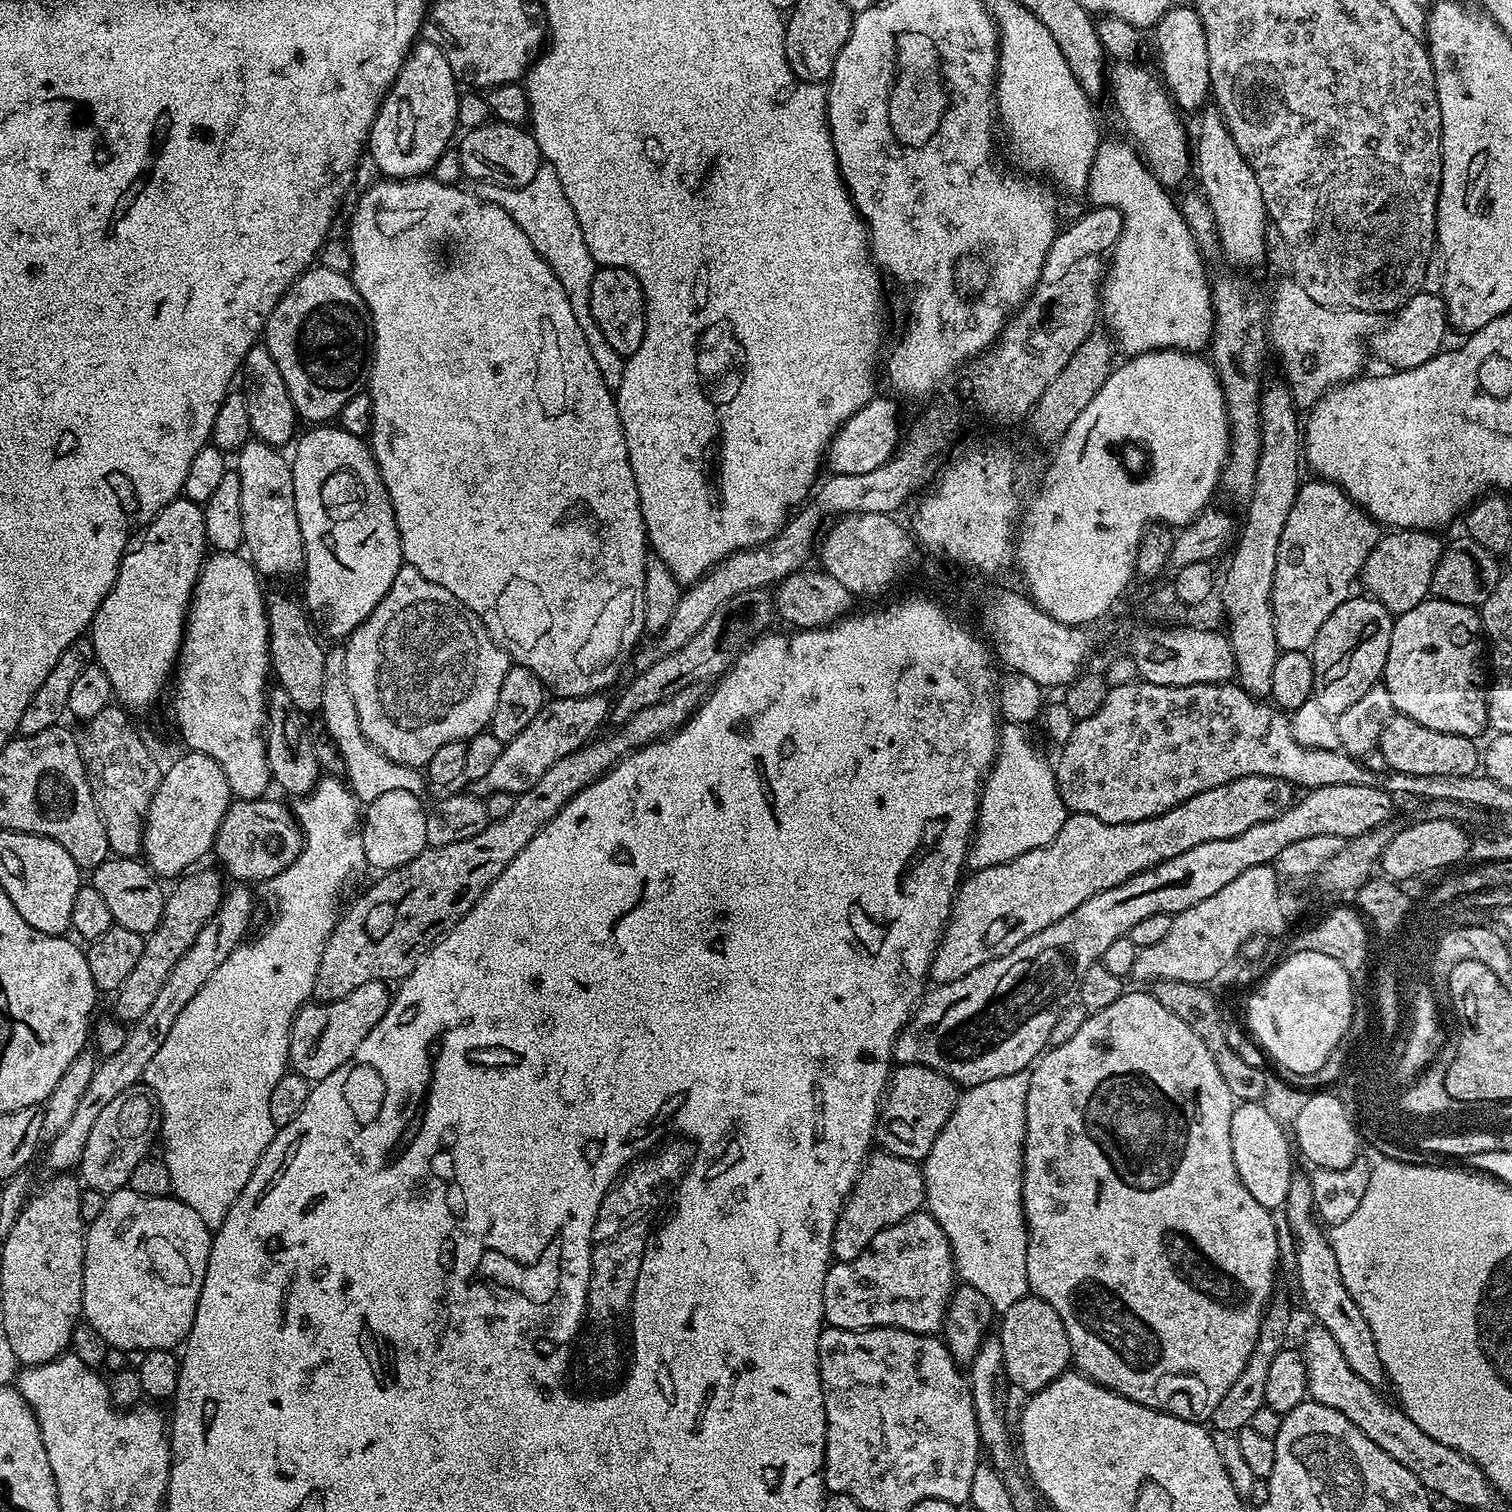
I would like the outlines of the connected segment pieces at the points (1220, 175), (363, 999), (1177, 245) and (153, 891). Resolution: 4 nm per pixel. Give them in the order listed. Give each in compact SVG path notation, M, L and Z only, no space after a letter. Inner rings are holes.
M1208 106L1199 113L1200 137L1194 140L1194 164L1200 168L1202 194L1212 208L1219 251L1224 251L1236 264L1252 268L1265 263L1267 230L1270 227L1262 186L1254 178L1254 170L1242 158L1219 108Z
M385 981L366 982L337 1000L309 1002L296 1013L290 1030L288 1063L291 1071L302 1078L315 1082L334 1074L362 1046L362 1038L378 1026L386 1014L390 999L390 988Z
M1101 139L1086 185L1086 193L1093 200L1093 205L1117 208L1124 219L1124 228L1116 240L1116 247L1111 249L1110 263L1100 285L1103 327L1110 333L1115 347L1119 351L1121 348L1128 358L1140 356L1143 352L1160 352L1163 348L1203 353L1212 343L1216 317L1212 309L1212 280L1204 265L1205 253L1194 238L1186 218L1180 213L1180 205L1173 193L1153 174L1145 157L1125 140Z
M116 856L103 860L100 865L91 869L90 876L92 876L90 877L92 888L98 890L98 894L102 894L102 899L110 909L115 927L134 930L141 934L156 929L162 918L166 892L165 889L160 889L161 881L147 863L131 856Z

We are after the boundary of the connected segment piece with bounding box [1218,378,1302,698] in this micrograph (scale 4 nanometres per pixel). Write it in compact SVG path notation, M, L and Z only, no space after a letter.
M1280 378L1265 379L1260 389L1262 450L1258 458L1258 478L1254 478L1254 490L1246 505L1248 517L1239 525L1234 547L1227 557L1224 581L1218 584L1220 604L1228 615L1226 635L1234 652L1234 680L1255 698L1271 697L1274 662L1281 653L1274 634L1272 587L1282 526L1286 526L1286 518L1290 518L1290 506L1294 506L1302 483L1302 428L1298 420L1296 424L1296 415L1296 401L1287 383Z

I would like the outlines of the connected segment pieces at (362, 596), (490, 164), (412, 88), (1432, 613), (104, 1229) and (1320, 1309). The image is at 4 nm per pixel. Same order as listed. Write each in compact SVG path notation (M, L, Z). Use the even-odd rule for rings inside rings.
M312 426L309 428L312 429L304 437L301 435L295 441L294 449L296 448L296 453L291 453L290 456L292 473L294 474L294 506L298 510L298 526L302 530L302 546L304 547L304 570L302 573L304 596L302 595L302 600L310 613L311 619L317 625L320 623L332 636L346 638L363 620L368 619L369 614L374 610L374 606L378 606L378 602L382 602L382 598L390 590L390 582L394 582L394 574L398 574L398 570L404 564L404 555L400 545L398 526L394 518L394 506L390 502L388 491L380 477L380 471L376 465L376 460L372 456L371 447L361 437L350 434L339 426Z
M489 122L465 131L464 141L458 144L464 176L469 181L486 180L490 184L500 184L503 188L526 186L538 174L542 157L536 137L527 127L518 124Z
M420 42L413 47L404 59L404 65L396 75L396 80L380 103L380 109L372 123L372 132L366 145L372 161L378 166L380 176L389 180L415 180L431 173L434 162L453 143L452 135L458 132L458 98L461 89L456 89L458 77L450 70L450 62L446 62L446 54L436 44Z
M1427 598L1412 610L1395 617L1382 683L1390 690L1390 702L1399 715L1414 718L1414 722L1430 730L1480 738L1488 728L1486 676L1483 676L1486 664L1480 661L1483 656L1485 659L1486 640L1482 635L1479 611L1454 602Z
M127 1186L111 1193L102 1206L102 1214L87 1225L84 1234L83 1319L102 1334L109 1348L121 1348L129 1354L153 1352L156 1348L172 1350L183 1345L206 1278L212 1238L213 1233L194 1209L171 1195L143 1196Z
M1293 1175L1282 1215L1288 1223L1289 1230L1292 1231L1293 1238L1296 1239L1296 1284L1300 1287L1300 1296L1304 1299L1309 1314L1316 1319L1313 1321L1319 1327L1325 1328L1330 1338L1334 1338L1334 1342L1338 1342L1350 1370L1354 1370L1354 1374L1358 1374L1362 1382L1368 1382L1373 1386L1380 1386L1380 1383L1383 1385L1386 1377L1382 1362L1378 1358L1374 1334L1370 1331L1362 1310L1358 1310L1358 1302L1354 1302L1350 1290L1346 1290L1346 1282L1342 1282L1338 1258L1334 1258L1329 1233L1325 1231L1317 1217L1314 1194L1310 1190L1307 1175Z

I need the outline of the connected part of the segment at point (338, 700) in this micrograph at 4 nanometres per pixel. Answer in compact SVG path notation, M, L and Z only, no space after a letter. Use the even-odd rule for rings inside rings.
M329 647L324 653L326 662L326 682L322 682L322 706L319 719L324 719L323 731L337 744L338 750L345 762L343 775L346 783L352 789L353 796L361 805L367 806L379 798L381 794L387 794L389 790L406 790L409 794L423 797L426 789L426 776L421 769L407 768L382 754L362 734L358 722L358 710L354 710L354 698L350 698L350 686L346 686L346 662L344 661L344 649Z

